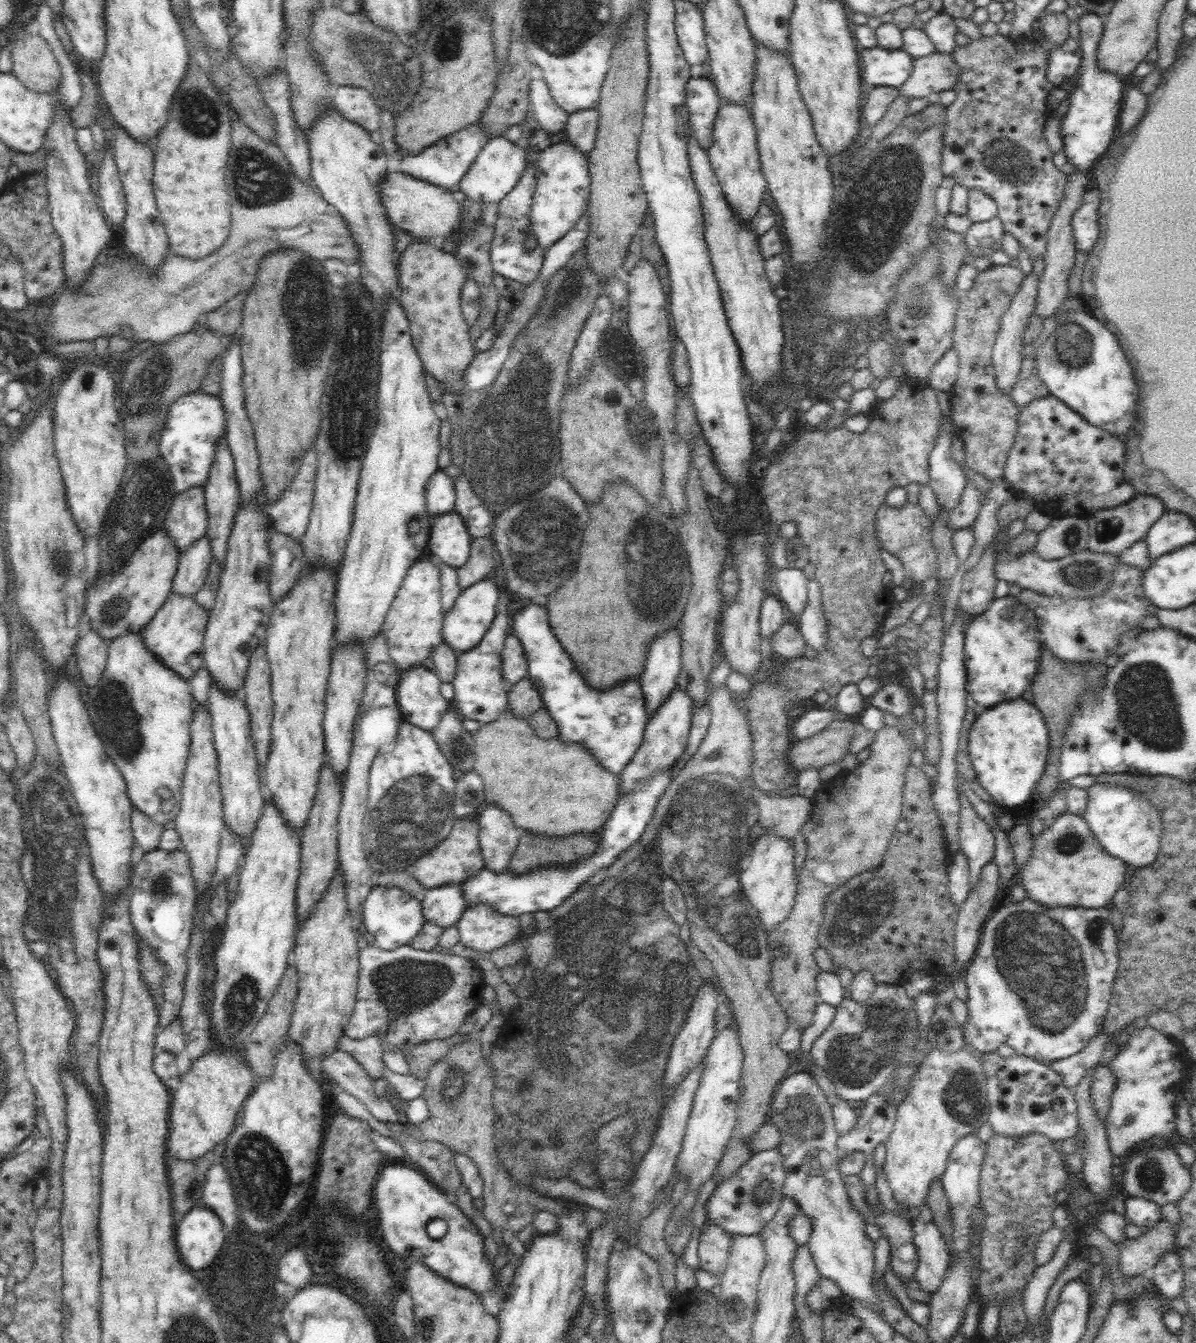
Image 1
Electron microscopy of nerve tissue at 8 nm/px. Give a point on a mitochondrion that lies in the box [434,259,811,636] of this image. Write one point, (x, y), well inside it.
(487, 454)

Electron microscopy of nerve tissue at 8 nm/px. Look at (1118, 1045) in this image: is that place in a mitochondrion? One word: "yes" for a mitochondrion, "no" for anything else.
no

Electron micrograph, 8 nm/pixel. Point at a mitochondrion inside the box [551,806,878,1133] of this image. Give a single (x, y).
(669, 890)

